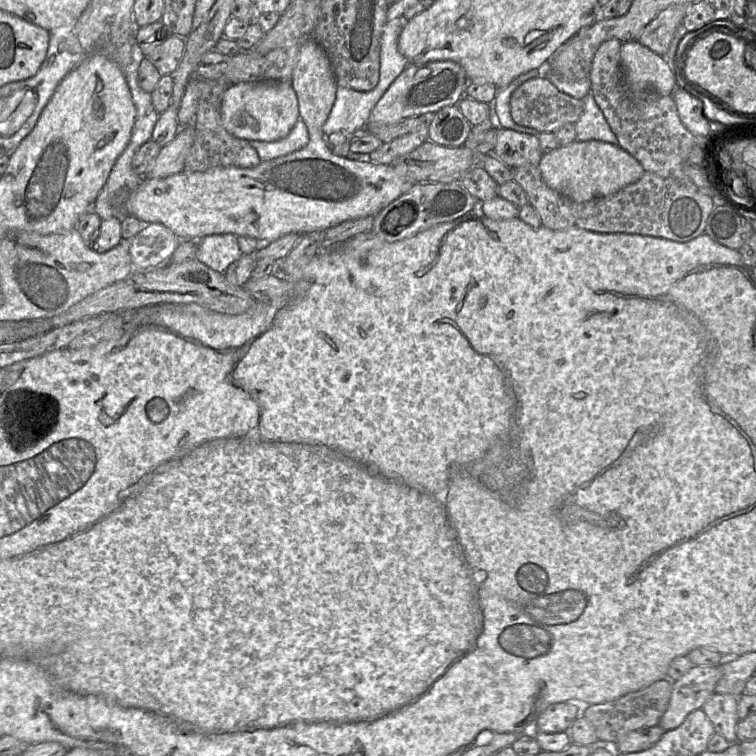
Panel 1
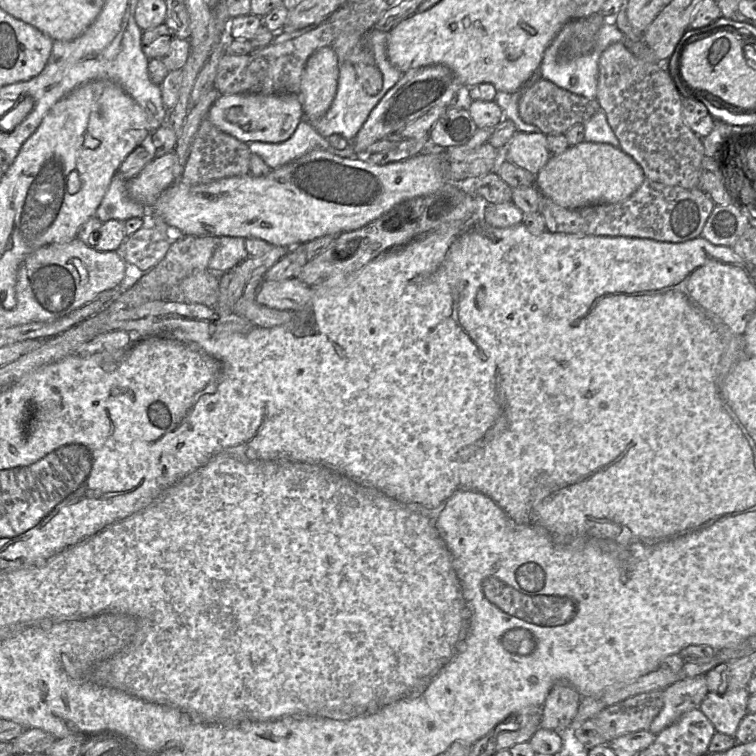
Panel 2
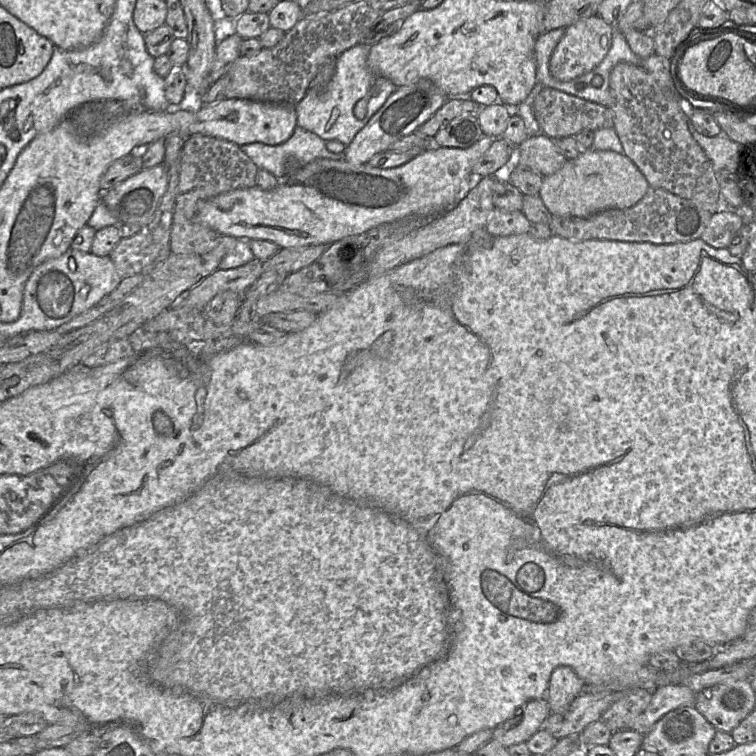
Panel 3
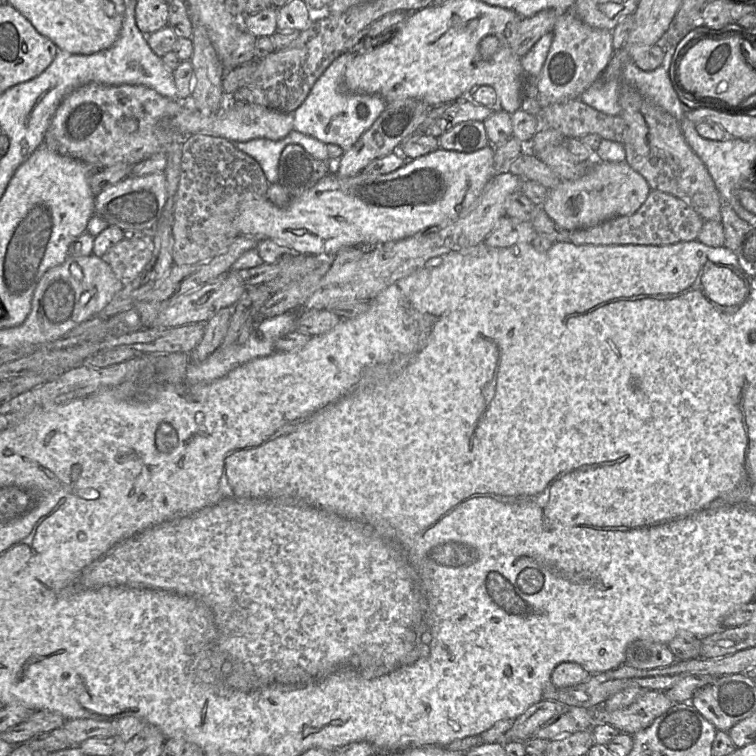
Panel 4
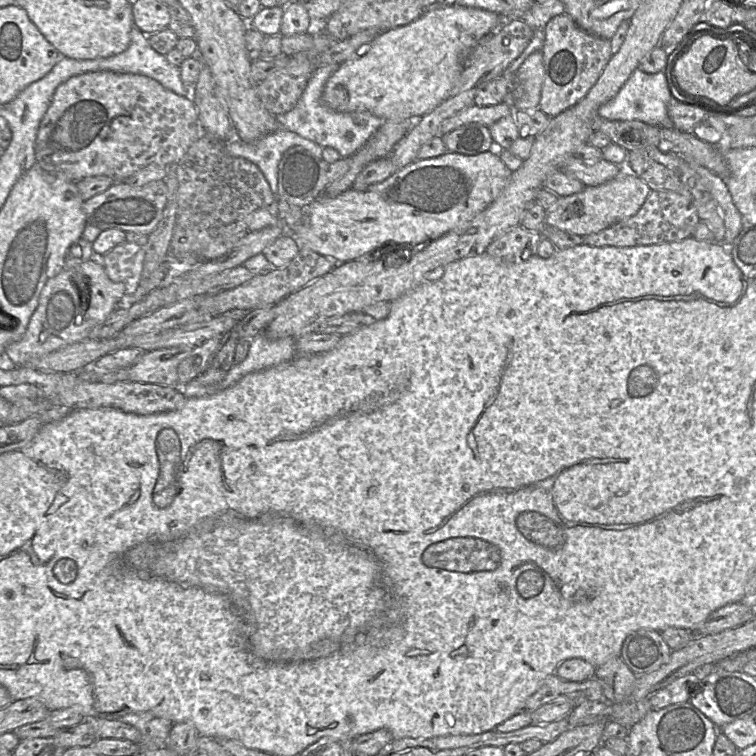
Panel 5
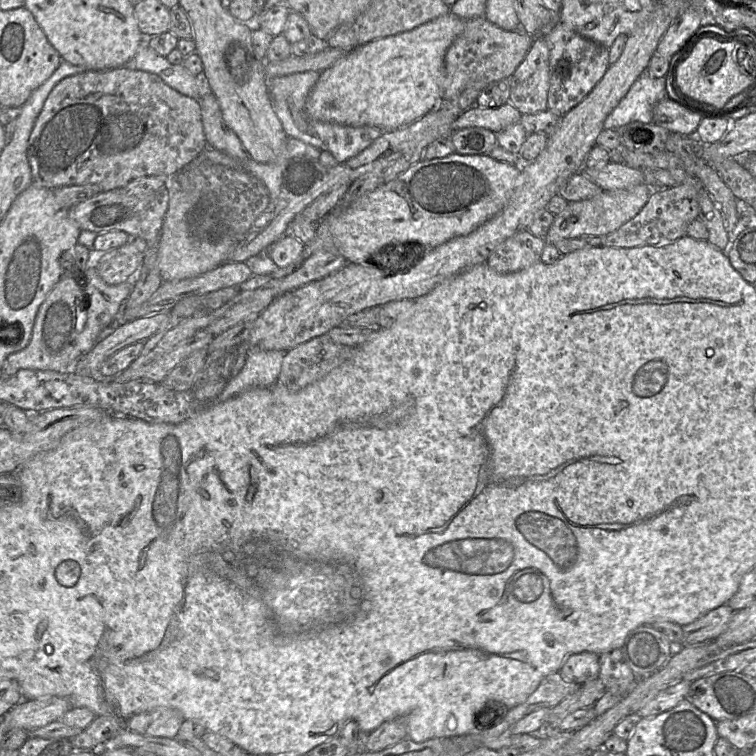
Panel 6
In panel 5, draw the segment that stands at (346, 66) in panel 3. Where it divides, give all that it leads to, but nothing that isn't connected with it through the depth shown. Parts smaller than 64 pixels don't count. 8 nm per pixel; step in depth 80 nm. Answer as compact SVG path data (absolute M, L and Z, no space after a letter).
M330 64L318 68L309 79L305 90L295 107L289 112L275 116L280 128L294 132L320 145L331 147L347 158L357 152L379 129L384 122L368 111L342 113L328 108L322 101L326 82L340 64Z

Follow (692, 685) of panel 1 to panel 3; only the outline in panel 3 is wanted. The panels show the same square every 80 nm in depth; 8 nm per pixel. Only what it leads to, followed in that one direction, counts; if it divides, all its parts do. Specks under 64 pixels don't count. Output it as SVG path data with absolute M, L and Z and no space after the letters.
M669 684L653 691L650 704L632 725L642 735L650 732L667 713L686 706L694 706L696 694L684 684Z

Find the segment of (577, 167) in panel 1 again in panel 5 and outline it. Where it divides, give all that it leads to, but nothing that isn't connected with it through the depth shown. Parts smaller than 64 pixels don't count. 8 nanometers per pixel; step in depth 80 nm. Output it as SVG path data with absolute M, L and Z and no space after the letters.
M625 170L614 179L598 186L585 186L576 194L560 196L546 210L546 224L582 237L600 232L609 226L635 215L651 192L639 177Z

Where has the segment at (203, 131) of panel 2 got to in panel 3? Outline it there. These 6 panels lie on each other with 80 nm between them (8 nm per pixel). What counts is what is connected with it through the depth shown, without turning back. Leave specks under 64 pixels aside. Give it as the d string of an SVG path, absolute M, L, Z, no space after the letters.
M200 133L186 137L181 151L179 185L171 229L172 253L202 254L214 248L215 240L222 235L200 222L198 202L231 190L256 186L258 170L258 166L236 143Z

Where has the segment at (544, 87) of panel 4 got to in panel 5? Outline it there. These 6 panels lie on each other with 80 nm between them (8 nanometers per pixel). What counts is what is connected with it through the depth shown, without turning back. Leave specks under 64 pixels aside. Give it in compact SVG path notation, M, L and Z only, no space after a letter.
M566 13L555 16L546 25L542 53L545 76L538 108L550 118L583 99L613 55L610 40L582 30Z

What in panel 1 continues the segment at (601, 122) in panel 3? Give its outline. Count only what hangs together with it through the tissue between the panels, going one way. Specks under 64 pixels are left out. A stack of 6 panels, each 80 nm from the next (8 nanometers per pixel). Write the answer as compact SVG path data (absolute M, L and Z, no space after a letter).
M531 78L521 84L511 95L510 114L521 126L542 132L555 132L567 123L575 124L584 110L581 100L560 92L547 78Z

